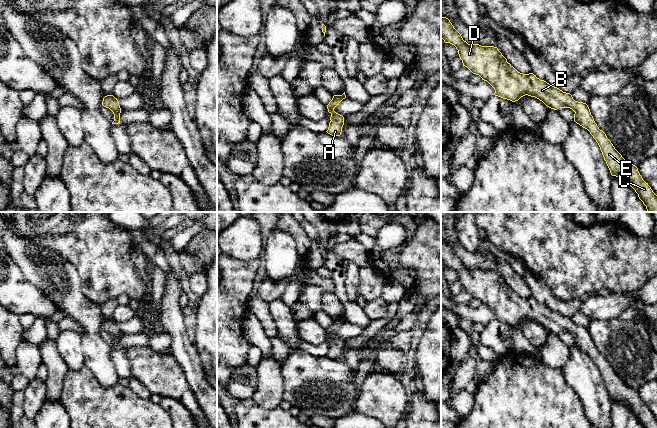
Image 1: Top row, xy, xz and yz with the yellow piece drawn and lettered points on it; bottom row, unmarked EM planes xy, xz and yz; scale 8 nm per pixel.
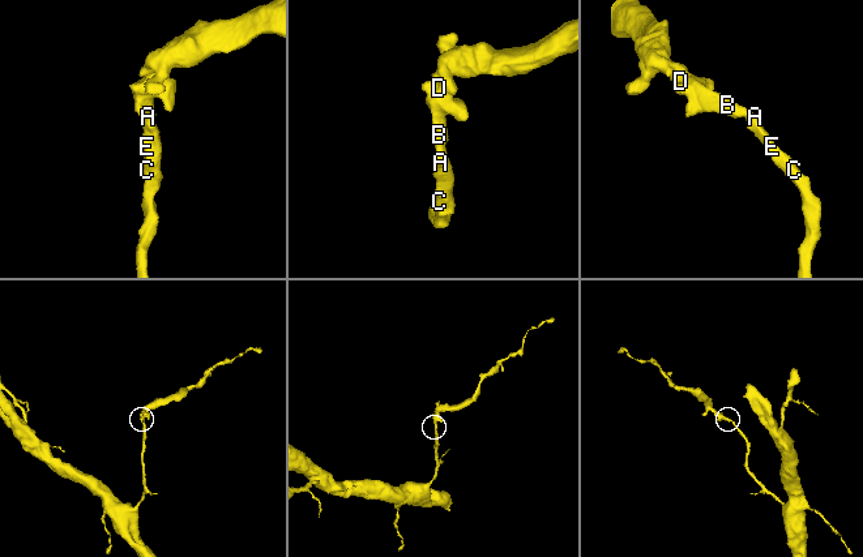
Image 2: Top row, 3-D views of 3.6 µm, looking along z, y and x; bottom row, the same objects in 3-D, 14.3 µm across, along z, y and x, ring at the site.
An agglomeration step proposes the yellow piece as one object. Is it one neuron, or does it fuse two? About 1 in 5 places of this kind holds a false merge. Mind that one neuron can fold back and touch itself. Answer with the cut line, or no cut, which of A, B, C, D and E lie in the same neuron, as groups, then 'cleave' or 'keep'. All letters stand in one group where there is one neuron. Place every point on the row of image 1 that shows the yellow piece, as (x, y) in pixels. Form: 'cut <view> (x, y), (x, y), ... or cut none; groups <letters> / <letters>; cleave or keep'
cut none; groups A B C D E; keep

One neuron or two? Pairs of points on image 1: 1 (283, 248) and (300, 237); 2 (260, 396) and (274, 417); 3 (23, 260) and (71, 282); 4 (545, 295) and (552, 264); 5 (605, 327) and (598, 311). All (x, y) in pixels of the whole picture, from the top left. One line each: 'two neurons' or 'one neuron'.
1: two neurons
2: two neurons
3: one neuron
4: two neurons
5: two neurons

